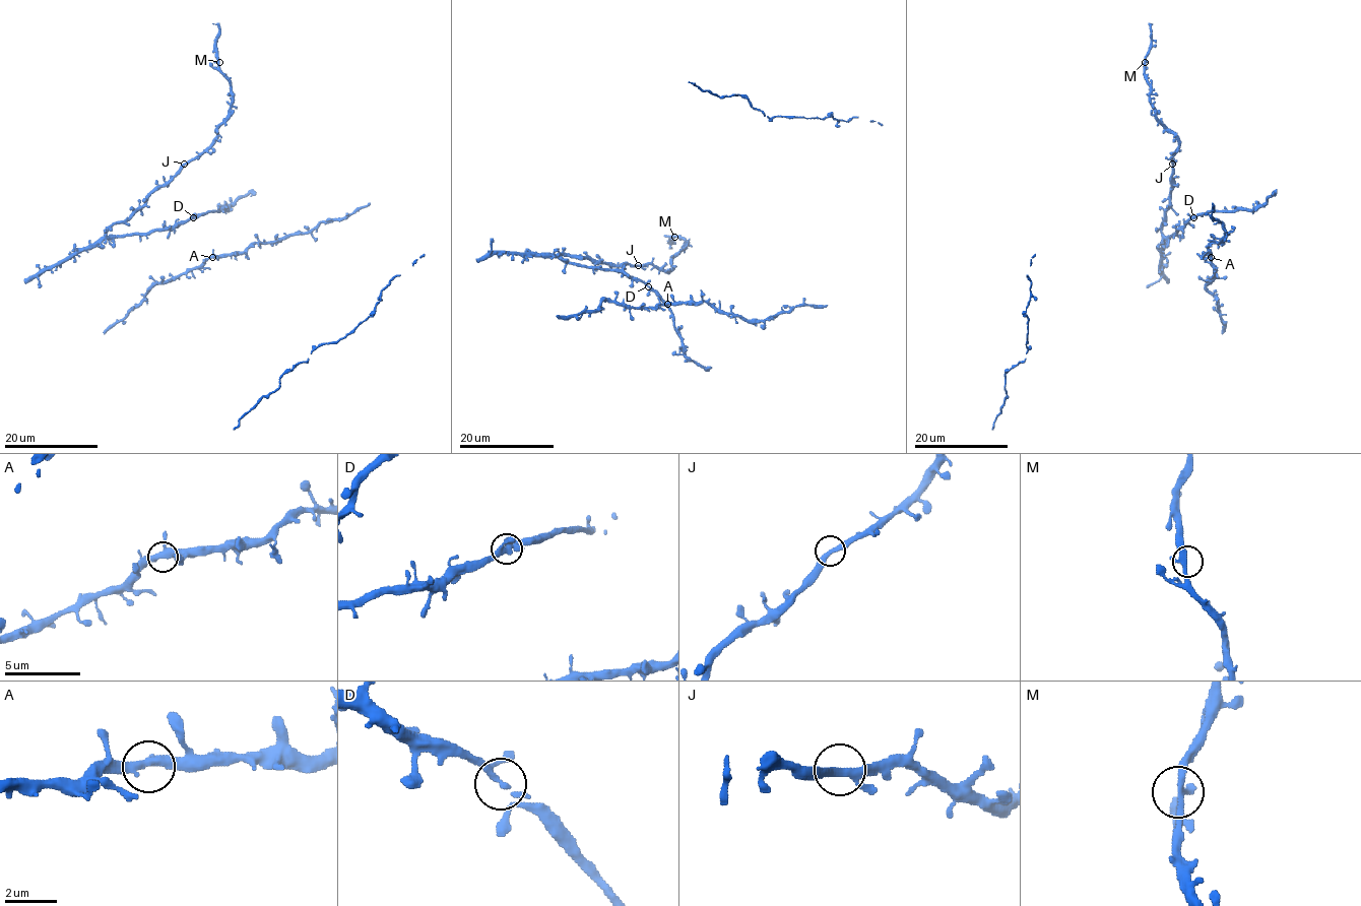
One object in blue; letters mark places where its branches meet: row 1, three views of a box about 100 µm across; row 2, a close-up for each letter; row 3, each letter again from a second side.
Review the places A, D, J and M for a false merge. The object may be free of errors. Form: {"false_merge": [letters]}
{"false_merge": []}

